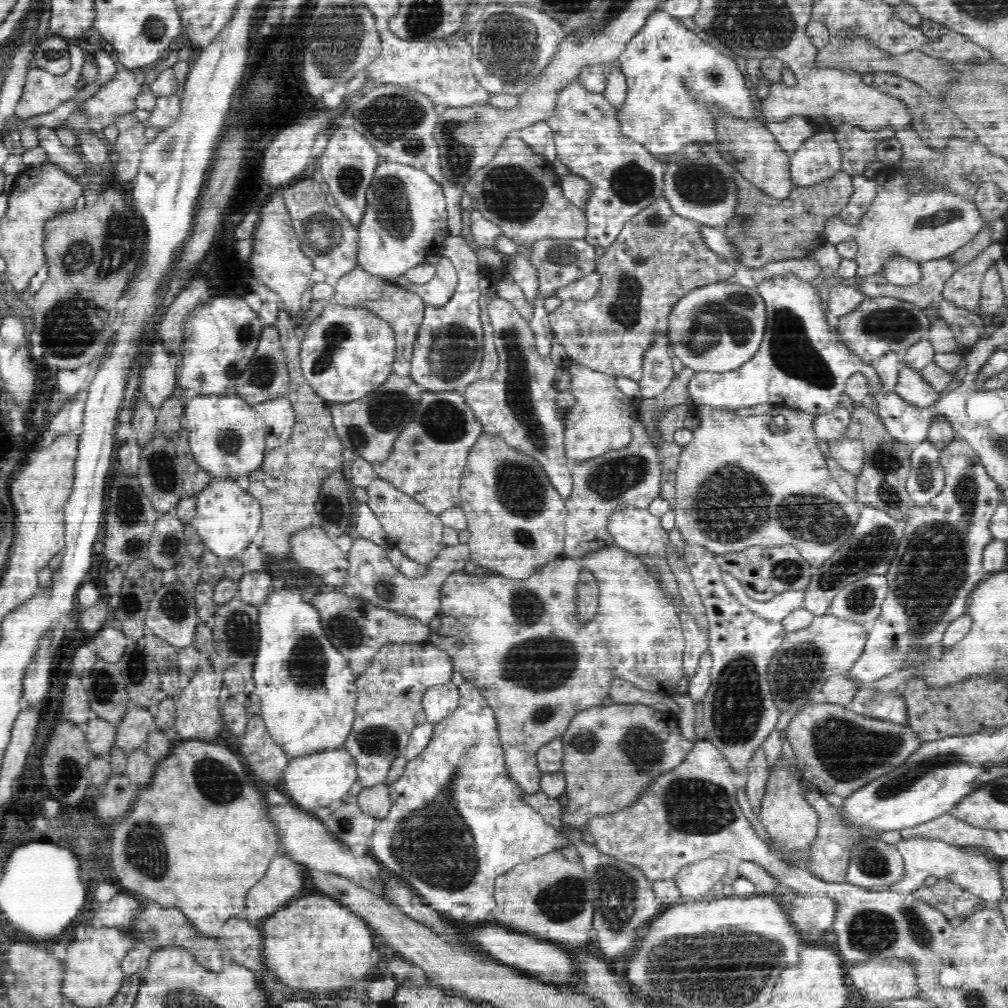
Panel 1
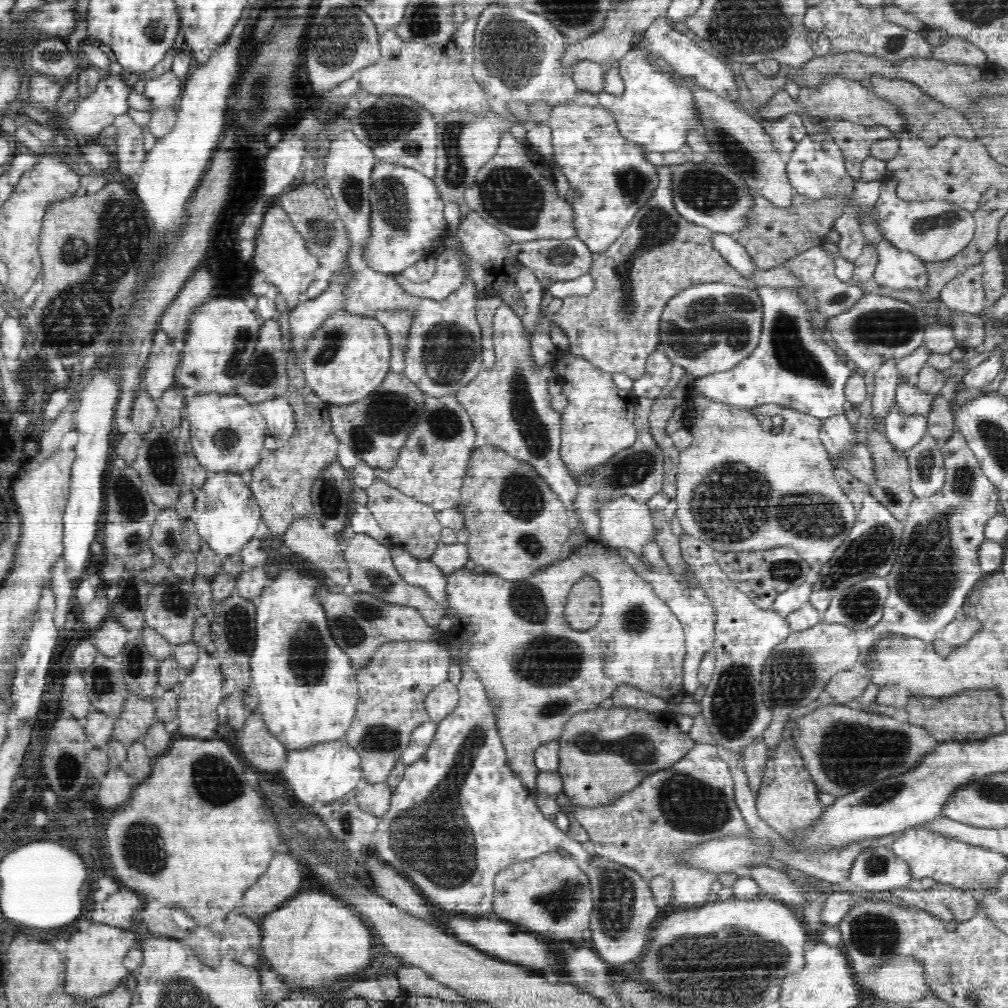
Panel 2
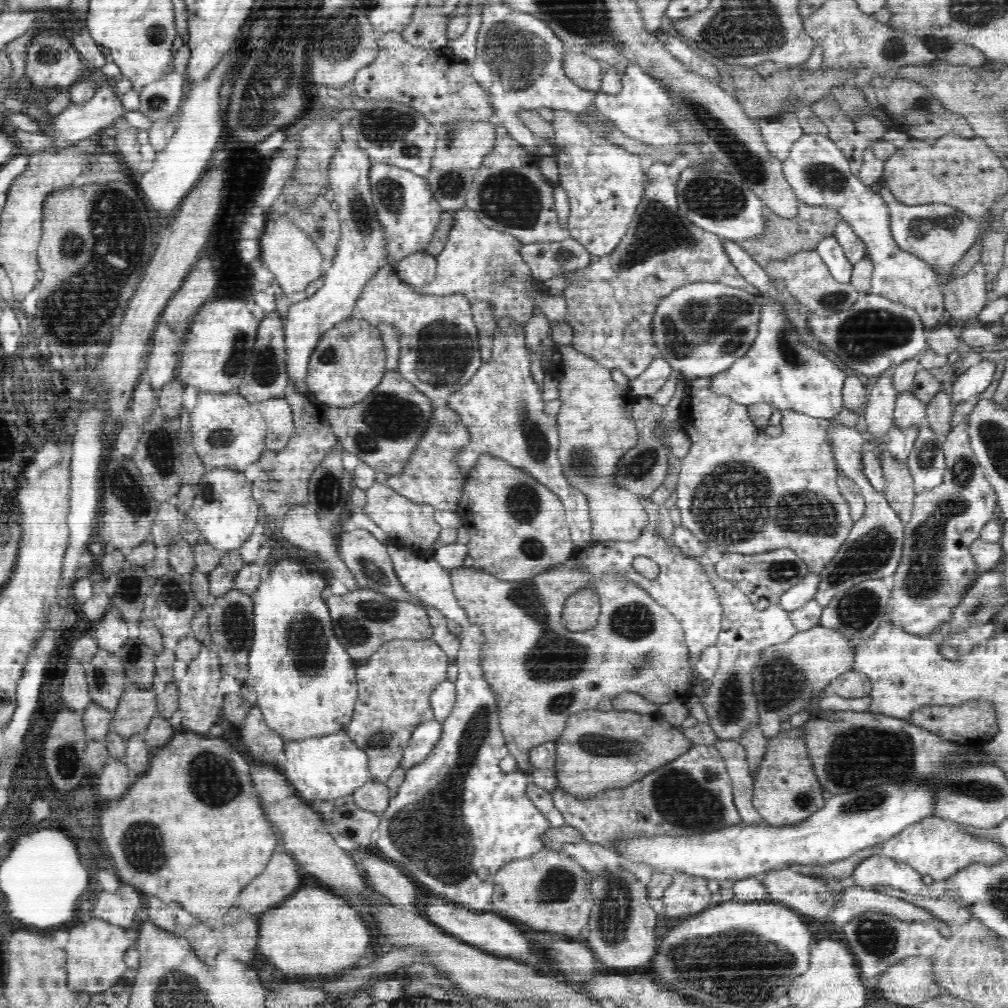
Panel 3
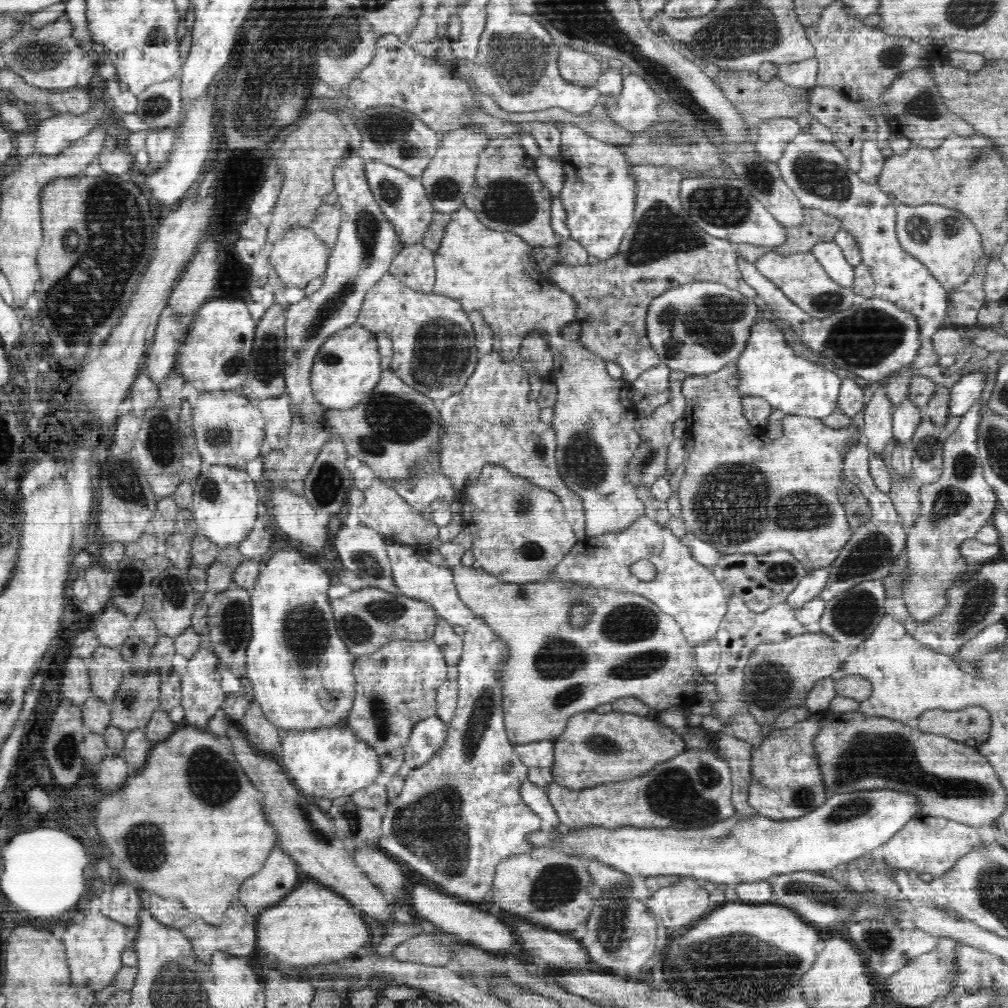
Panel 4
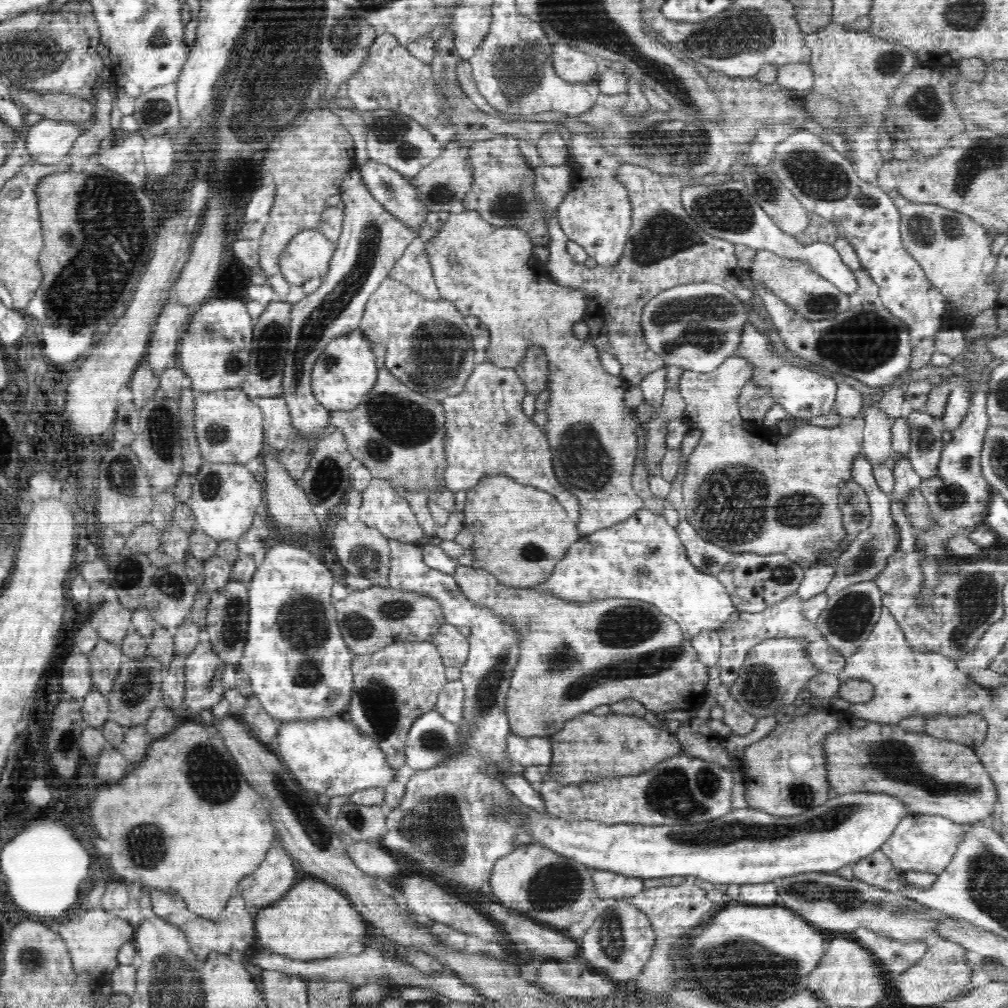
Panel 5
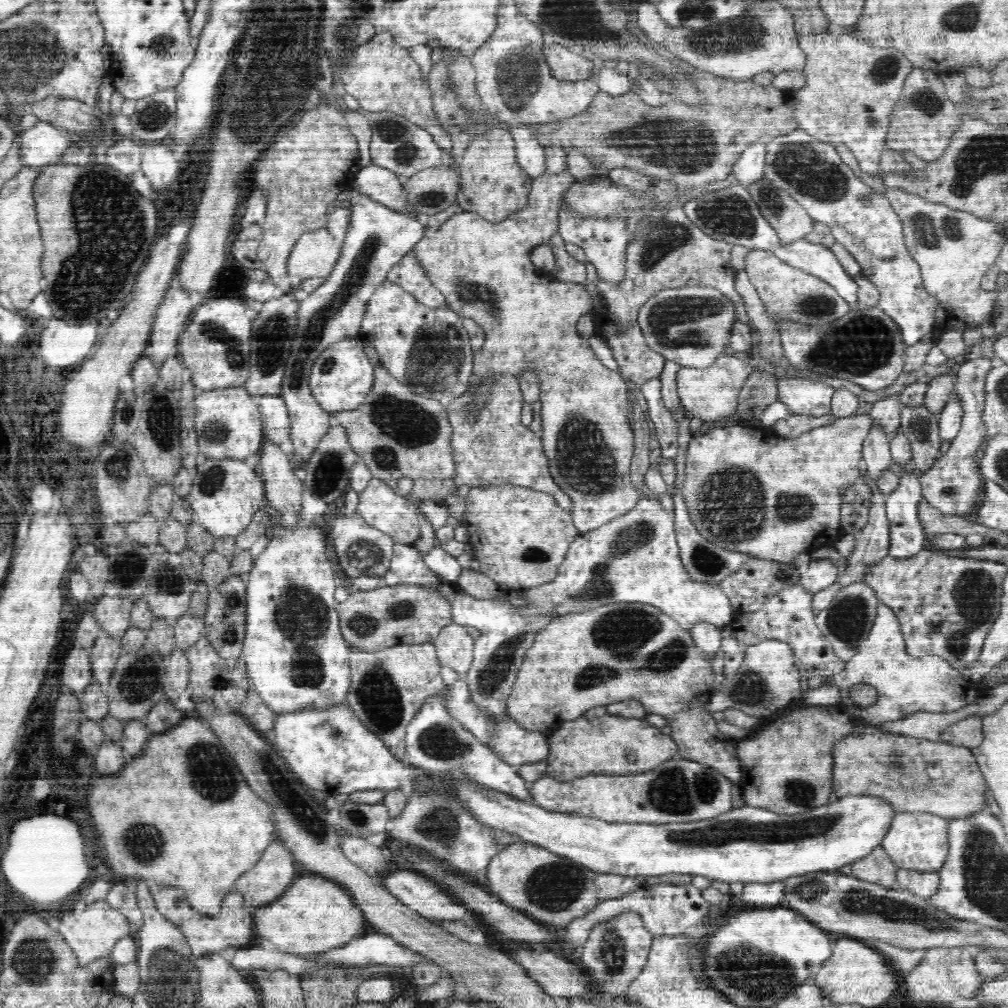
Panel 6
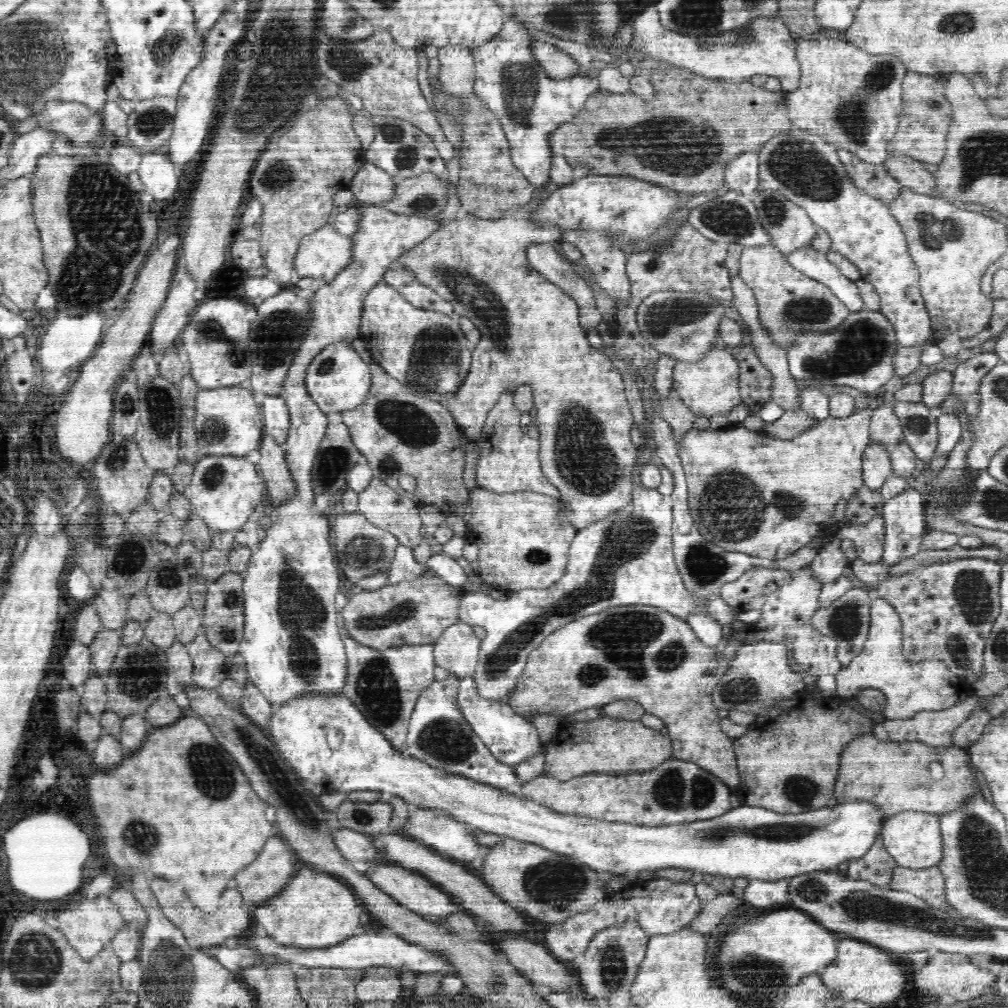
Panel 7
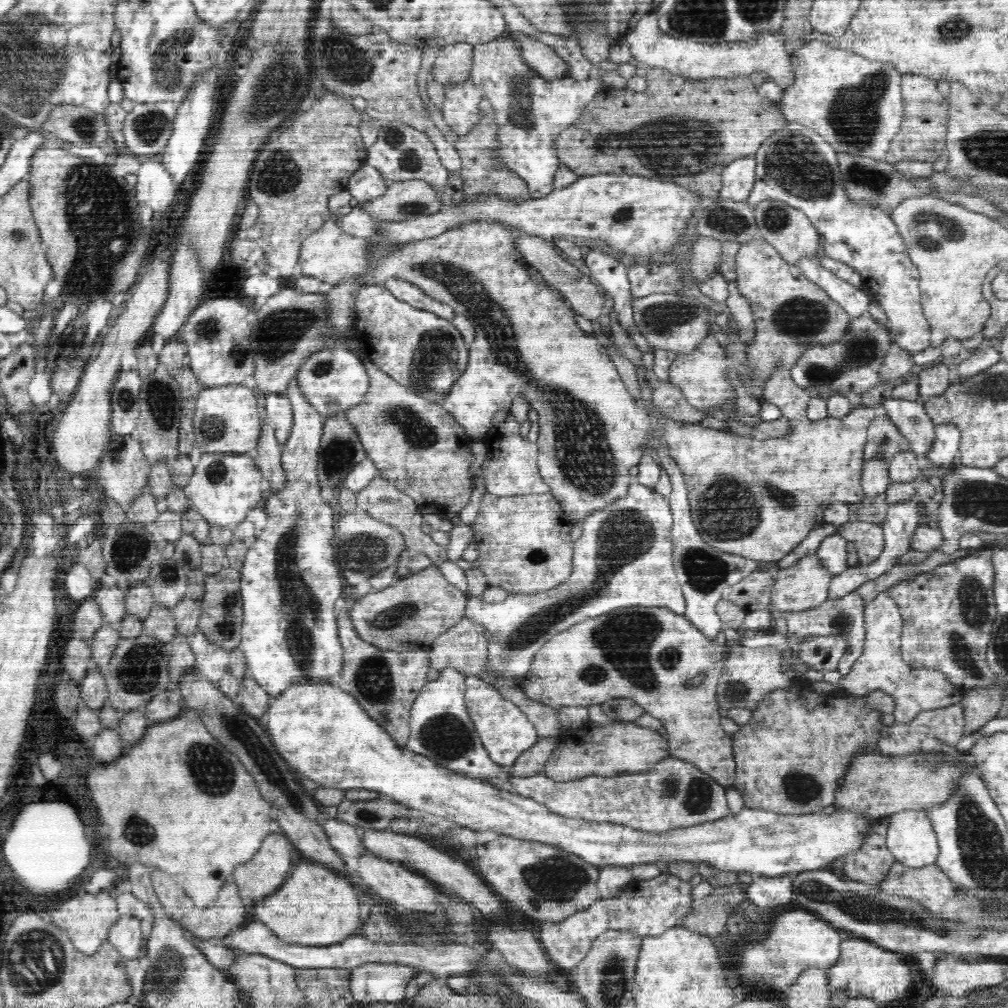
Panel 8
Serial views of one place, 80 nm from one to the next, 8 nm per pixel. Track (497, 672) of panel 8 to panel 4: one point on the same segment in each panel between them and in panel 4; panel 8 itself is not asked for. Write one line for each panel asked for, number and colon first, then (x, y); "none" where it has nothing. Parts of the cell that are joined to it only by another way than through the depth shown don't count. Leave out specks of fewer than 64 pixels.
4: (460, 814)
5: (452, 819)
6: (635, 558)
7: (628, 558)

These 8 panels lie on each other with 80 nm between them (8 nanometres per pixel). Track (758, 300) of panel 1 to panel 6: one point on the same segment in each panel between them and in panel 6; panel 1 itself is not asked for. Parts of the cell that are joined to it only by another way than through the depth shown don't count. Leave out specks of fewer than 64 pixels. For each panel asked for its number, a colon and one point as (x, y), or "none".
2: (710, 327)
3: (701, 328)
4: (698, 328)
5: (697, 326)
6: (691, 326)

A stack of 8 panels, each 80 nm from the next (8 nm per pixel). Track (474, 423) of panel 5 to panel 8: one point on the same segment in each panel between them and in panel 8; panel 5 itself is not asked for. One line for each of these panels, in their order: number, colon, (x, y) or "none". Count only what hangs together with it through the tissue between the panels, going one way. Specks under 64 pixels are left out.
6: (490, 446)
7: (507, 464)
8: (513, 471)

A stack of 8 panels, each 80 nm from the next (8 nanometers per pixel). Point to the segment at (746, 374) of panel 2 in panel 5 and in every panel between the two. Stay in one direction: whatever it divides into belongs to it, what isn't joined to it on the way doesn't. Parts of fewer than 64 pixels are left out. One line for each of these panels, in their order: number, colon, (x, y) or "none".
3: (778, 370)
4: (767, 367)
5: (804, 394)

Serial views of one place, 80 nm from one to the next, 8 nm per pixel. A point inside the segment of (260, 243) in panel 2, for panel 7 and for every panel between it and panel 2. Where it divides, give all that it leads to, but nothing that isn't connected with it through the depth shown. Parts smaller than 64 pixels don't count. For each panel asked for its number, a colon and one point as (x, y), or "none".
3: (288, 252)
4: (299, 256)
5: (308, 254)
6: (315, 253)
7: (321, 255)

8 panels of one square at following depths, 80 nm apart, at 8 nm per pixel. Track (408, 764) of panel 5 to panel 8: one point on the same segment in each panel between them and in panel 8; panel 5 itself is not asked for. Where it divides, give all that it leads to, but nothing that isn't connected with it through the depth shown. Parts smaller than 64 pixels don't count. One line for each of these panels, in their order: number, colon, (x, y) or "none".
6: (435, 743)
7: (437, 735)
8: (441, 730)

